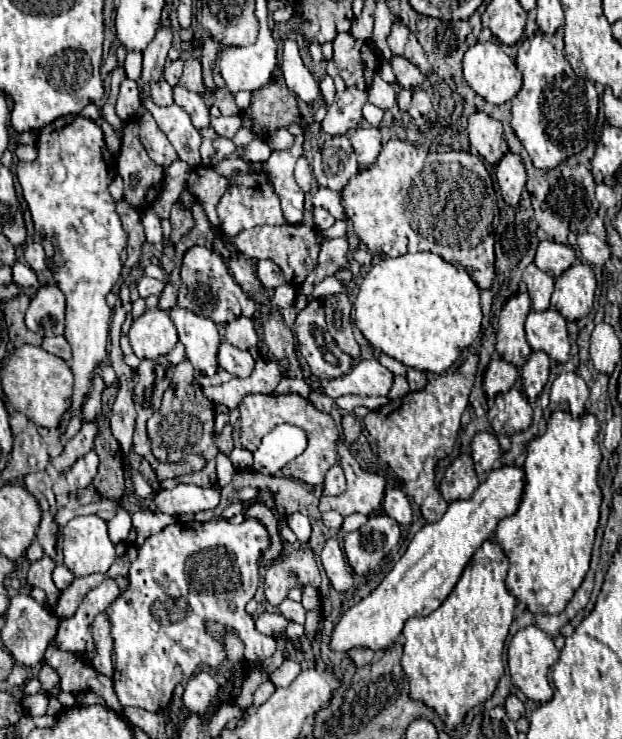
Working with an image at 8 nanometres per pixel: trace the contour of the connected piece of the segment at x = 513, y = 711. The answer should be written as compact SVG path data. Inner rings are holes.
M512 692L508 698L506 698L506 704L504 704L504 710L508 714L510 720L518 720L522 714L524 714L524 704L518 700L518 696Z

